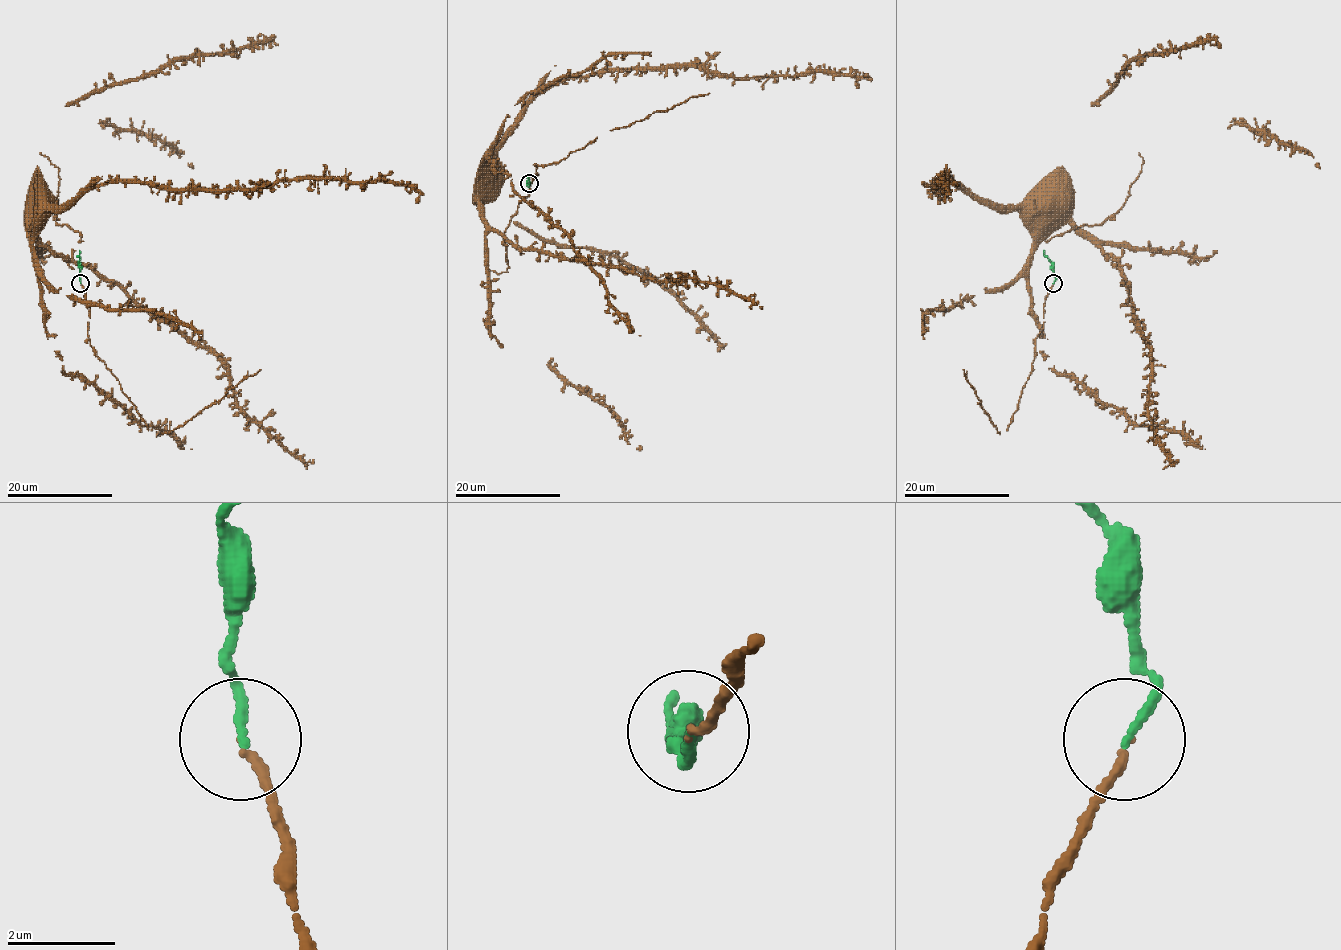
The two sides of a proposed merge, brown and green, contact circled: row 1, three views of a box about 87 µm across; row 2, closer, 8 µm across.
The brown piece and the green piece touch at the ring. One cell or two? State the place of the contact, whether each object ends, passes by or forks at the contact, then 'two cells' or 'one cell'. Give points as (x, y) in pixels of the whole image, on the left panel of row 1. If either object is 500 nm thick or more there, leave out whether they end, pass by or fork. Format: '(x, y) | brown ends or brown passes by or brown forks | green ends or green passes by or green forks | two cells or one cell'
(80, 283) | brown ends | green ends | one cell

